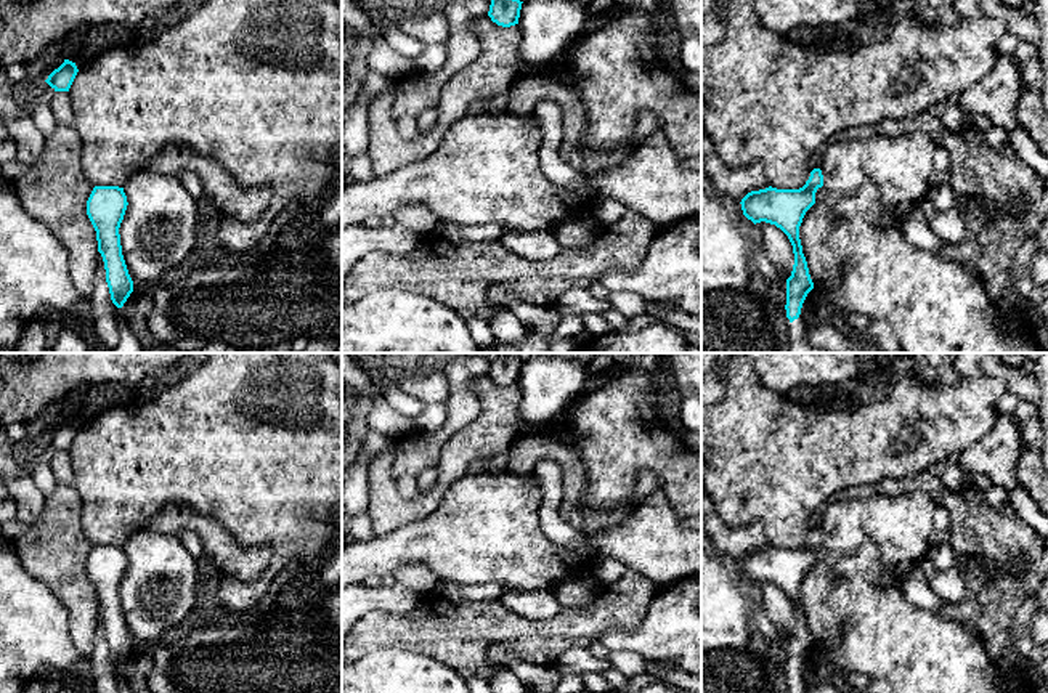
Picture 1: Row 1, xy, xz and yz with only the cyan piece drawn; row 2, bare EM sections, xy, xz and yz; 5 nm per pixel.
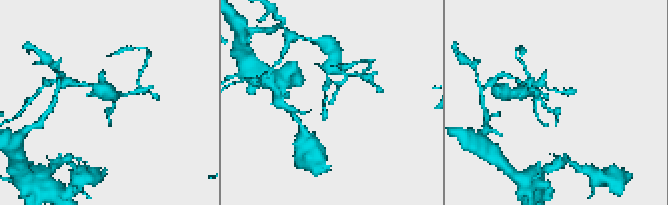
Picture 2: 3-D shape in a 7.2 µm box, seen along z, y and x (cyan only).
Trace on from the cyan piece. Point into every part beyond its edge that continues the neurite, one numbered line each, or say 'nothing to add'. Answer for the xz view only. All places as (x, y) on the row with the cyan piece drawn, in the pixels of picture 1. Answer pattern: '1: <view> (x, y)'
nothing to add

